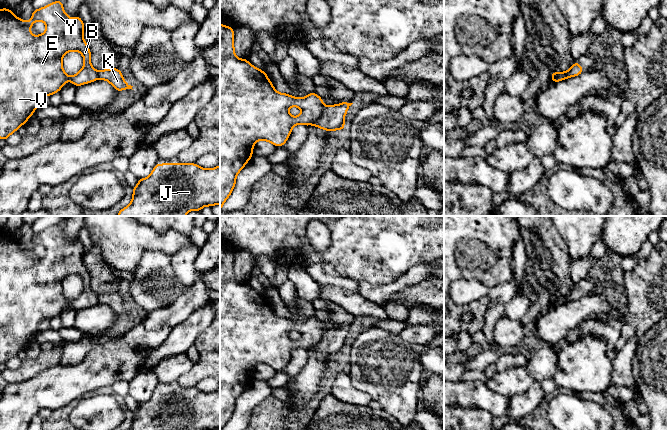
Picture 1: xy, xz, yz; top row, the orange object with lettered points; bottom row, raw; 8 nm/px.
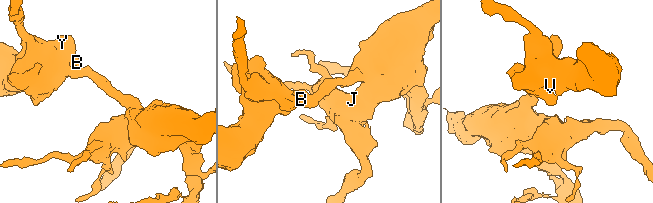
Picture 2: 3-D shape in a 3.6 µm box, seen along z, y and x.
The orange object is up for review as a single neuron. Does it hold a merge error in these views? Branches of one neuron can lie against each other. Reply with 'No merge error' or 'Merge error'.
Merge error

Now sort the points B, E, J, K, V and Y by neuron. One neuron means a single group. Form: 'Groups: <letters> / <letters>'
Groups: B E V Y / J K

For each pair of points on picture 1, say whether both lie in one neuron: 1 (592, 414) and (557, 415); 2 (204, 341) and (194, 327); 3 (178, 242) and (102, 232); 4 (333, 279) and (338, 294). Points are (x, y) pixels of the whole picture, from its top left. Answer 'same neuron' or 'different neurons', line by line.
1: same neuron
2: different neurons
3: same neuron
4: different neurons

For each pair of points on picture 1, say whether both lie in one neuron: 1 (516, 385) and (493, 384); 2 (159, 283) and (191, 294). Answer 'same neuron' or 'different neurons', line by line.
1: same neuron
2: different neurons

